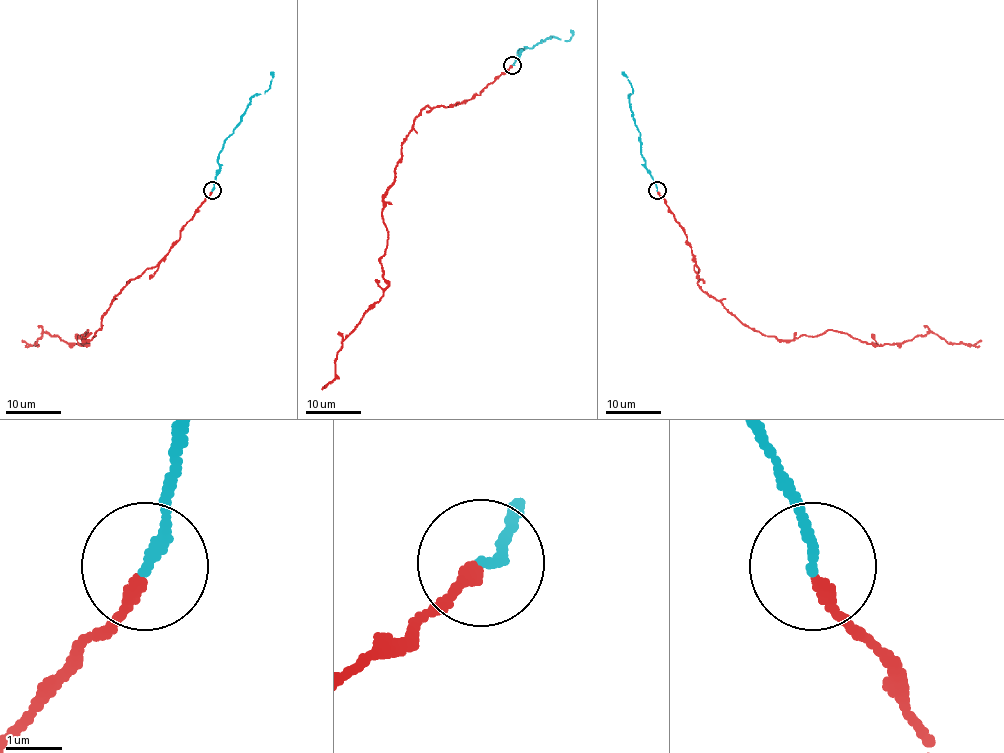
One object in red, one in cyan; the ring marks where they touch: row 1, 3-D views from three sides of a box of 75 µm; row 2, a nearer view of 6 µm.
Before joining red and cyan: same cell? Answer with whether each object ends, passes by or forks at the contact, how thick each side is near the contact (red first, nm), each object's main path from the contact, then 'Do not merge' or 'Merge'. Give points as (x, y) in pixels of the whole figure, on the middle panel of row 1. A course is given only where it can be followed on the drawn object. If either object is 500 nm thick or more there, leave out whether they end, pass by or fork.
At the ring red ends. At the ring cyan ends. Thickness 170 nm (red) against 180 nm. Course of red: (511, 65), (479, 95), (426, 106), (413, 122), (383, 199), (387, 288), (343, 341), (336, 376), (322, 390). Course of cyan: (512, 65), (519, 49), (533, 48), (550, 37), (569, 40), (570, 30). Merge

